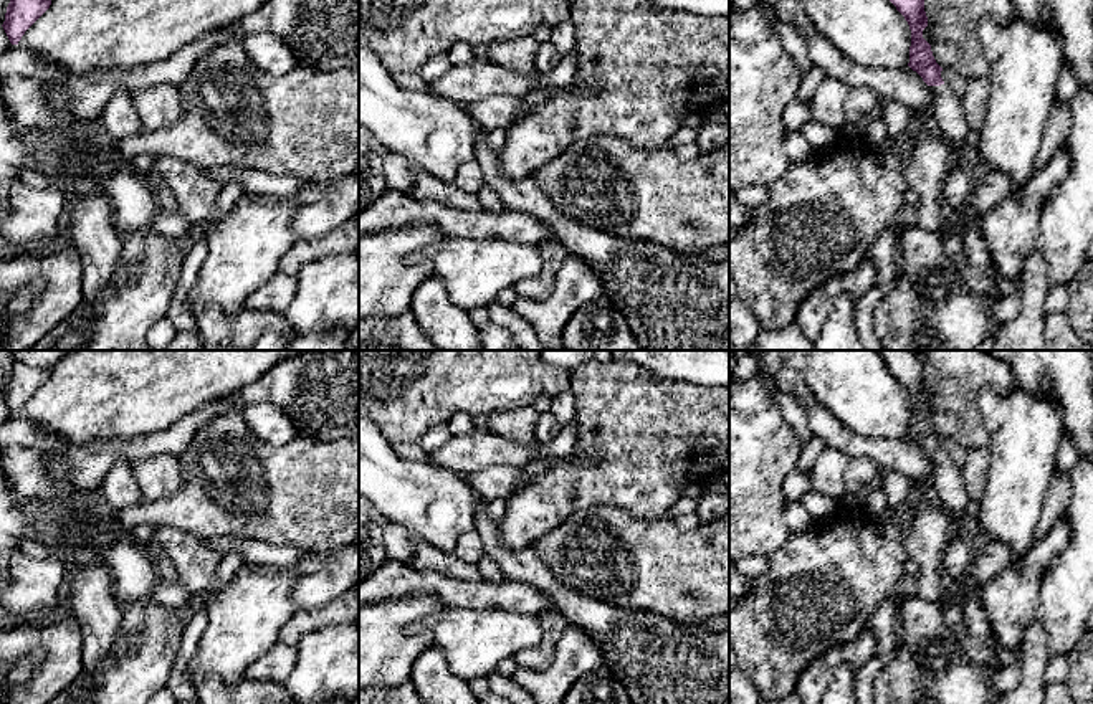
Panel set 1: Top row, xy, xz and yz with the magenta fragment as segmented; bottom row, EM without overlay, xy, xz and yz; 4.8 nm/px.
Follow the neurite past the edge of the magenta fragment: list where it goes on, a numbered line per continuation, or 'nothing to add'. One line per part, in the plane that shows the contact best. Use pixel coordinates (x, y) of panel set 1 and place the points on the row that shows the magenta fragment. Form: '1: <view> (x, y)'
1: yz (948, 111)

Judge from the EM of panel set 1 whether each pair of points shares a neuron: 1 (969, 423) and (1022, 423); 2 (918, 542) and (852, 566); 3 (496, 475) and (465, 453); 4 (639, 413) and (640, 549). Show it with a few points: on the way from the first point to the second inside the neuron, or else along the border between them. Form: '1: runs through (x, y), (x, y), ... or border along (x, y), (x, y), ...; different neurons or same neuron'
1: border along (983, 387), (976, 410), (989, 435), (987, 447); different neurons
2: border along (916, 508), (906, 539), (906, 559); different neurons
3: border along (523, 468), (486, 466), (465, 476); different neurons
4: border along (602, 508), (622, 508), (645, 518), (667, 518); different neurons

